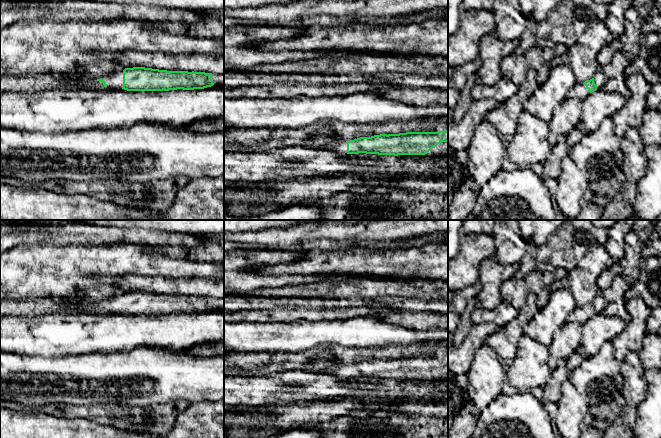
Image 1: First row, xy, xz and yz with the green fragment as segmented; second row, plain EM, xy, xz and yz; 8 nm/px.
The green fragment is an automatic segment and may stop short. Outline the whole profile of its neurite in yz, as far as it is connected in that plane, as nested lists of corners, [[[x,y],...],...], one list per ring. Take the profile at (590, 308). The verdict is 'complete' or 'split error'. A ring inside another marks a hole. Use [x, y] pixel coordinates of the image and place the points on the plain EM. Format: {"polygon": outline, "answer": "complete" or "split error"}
{"polygon": [[[599,291],[592,303],[584,307],[577,307],[568,317],[568,321],[578,322],[583,325],[590,317],[602,313],[606,306],[602,292]]], "answer": "split error"}

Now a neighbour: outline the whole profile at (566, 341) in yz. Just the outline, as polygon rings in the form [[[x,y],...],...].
[[[567,321],[555,331],[552,343],[548,346],[548,364],[554,370],[560,360],[565,360],[580,350],[583,326],[578,322]]]

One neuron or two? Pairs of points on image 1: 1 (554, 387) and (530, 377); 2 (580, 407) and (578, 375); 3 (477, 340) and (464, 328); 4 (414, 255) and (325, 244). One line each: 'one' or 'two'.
1: two
2: two
3: two
4: two

